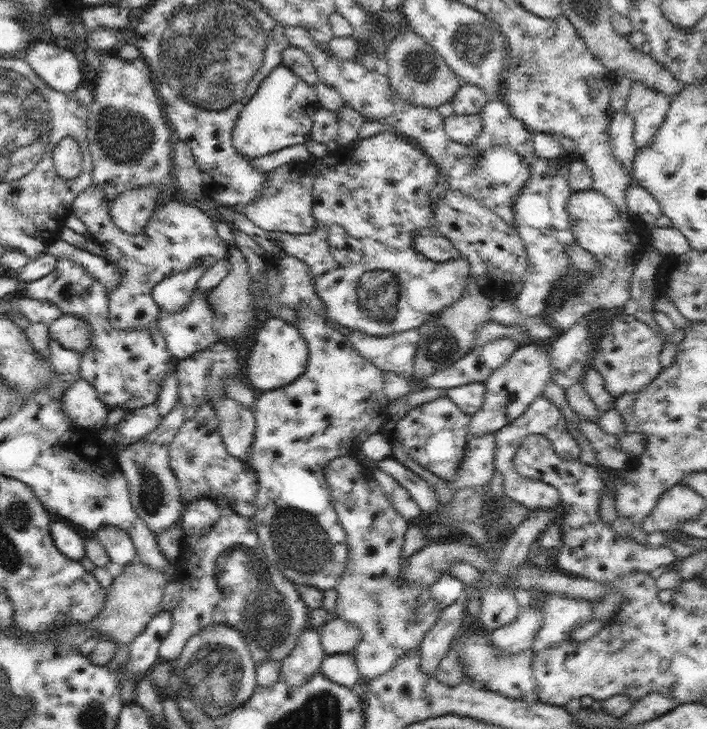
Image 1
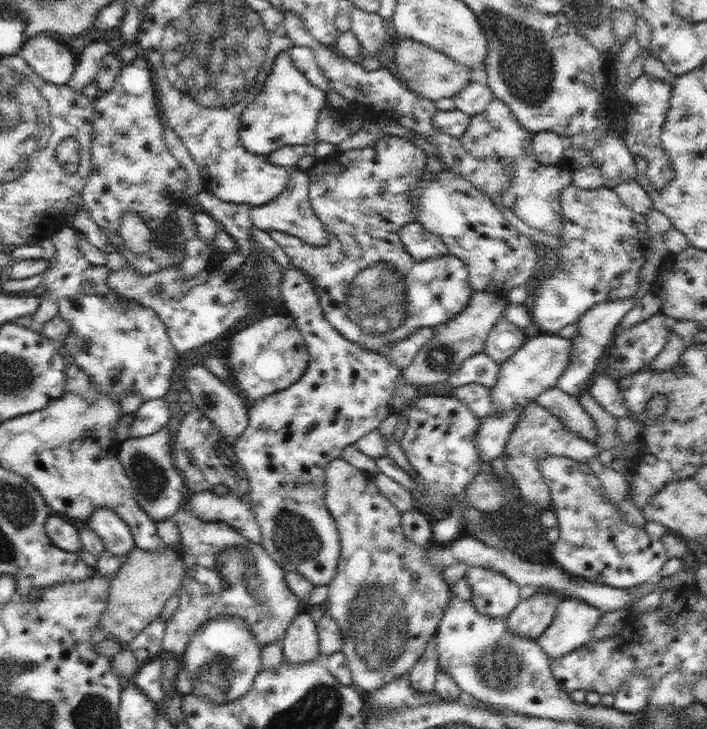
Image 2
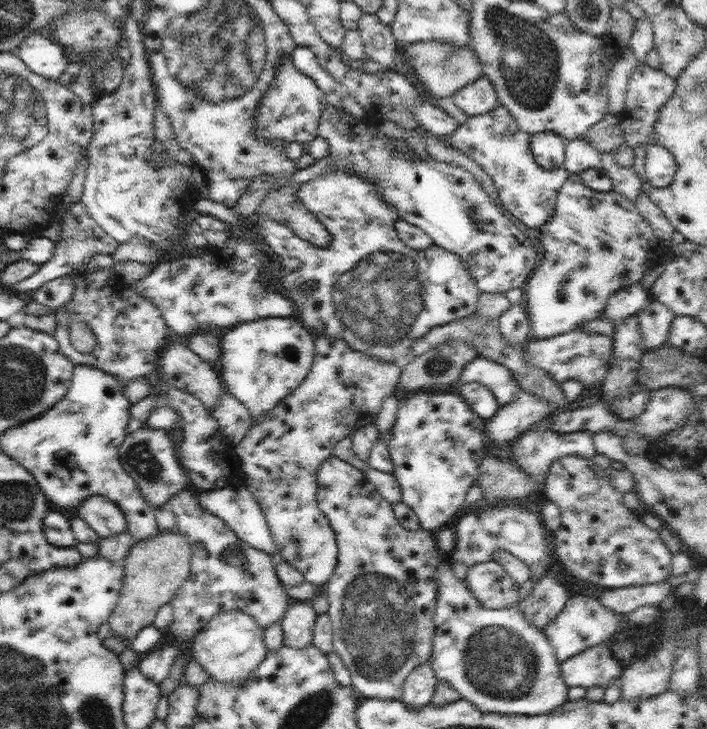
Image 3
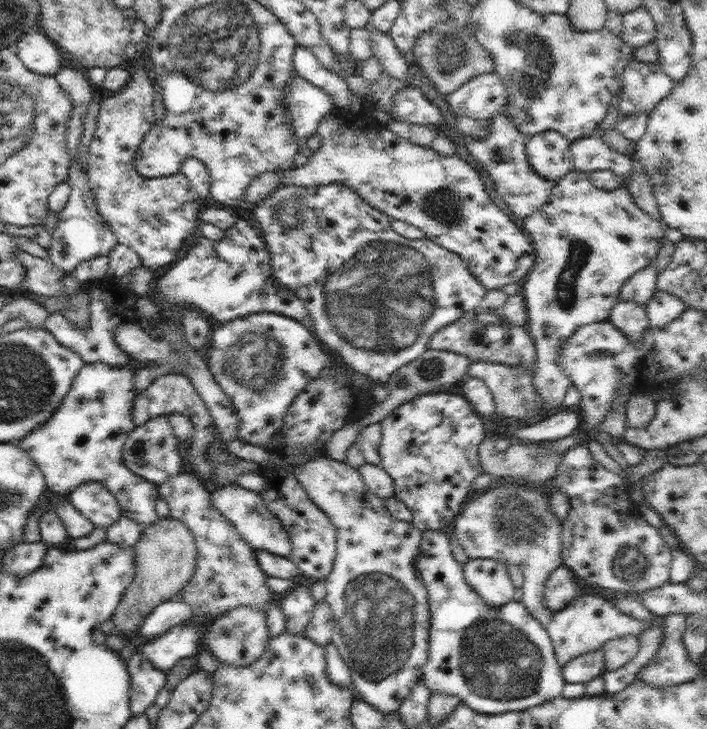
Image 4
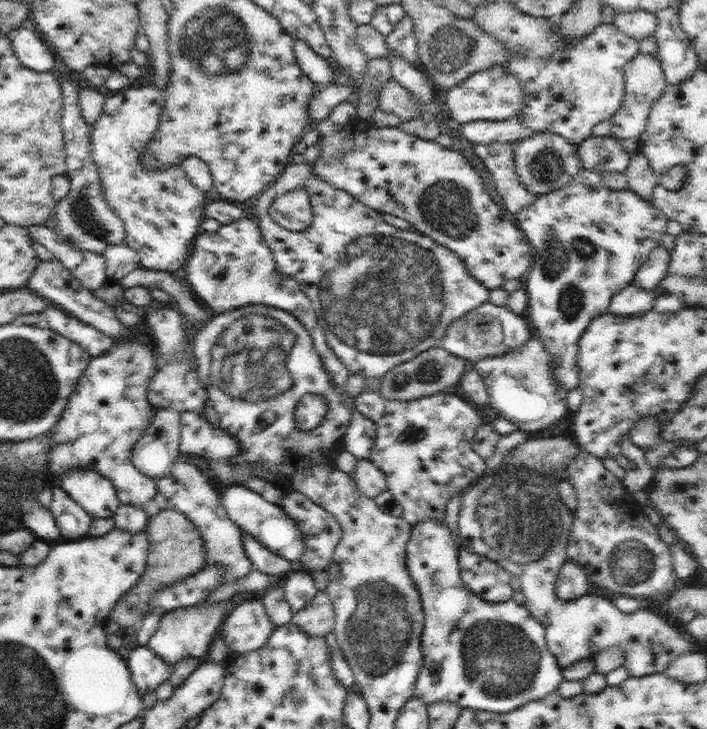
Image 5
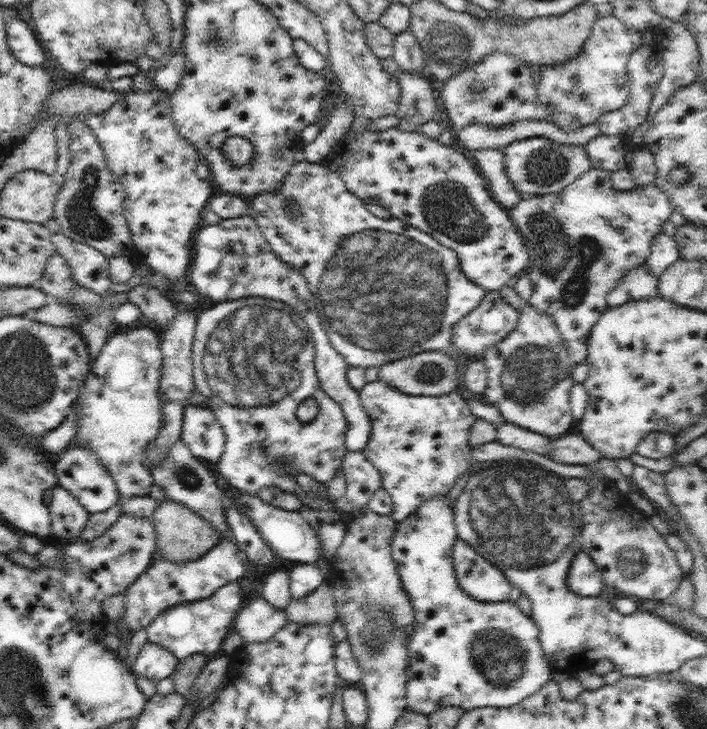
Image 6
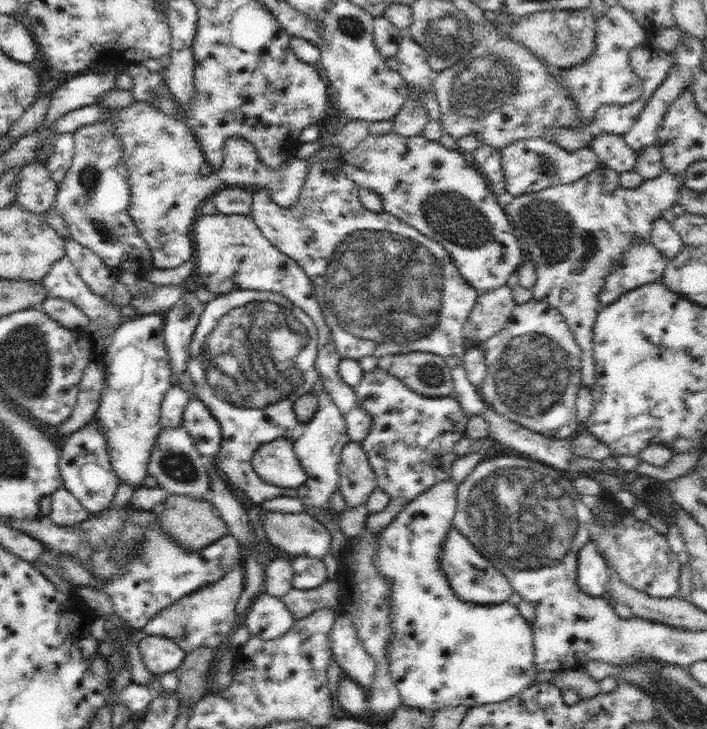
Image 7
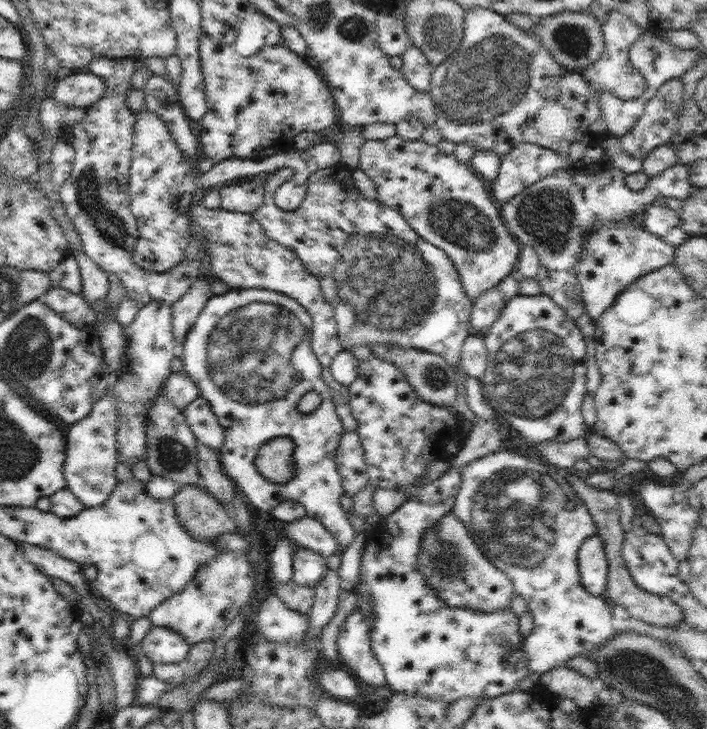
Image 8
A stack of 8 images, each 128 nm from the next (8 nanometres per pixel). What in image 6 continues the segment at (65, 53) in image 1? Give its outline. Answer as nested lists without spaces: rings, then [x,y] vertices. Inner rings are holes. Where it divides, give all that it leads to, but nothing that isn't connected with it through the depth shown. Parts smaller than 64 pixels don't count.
[[[8,13],[6,18],[6,44],[11,48],[12,54],[15,58],[23,64],[27,66],[42,66],[44,63],[44,51],[45,48],[39,43],[39,38],[37,34],[33,30],[30,24],[26,24],[26,22],[20,20],[13,13]]]

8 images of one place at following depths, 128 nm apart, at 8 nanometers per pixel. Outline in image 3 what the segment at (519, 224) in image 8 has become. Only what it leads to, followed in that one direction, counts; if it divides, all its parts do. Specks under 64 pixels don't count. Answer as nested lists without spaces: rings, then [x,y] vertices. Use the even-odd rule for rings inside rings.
[[[569,173],[565,183],[558,189],[555,213],[542,226],[538,226],[538,228],[542,233],[544,258],[538,263],[536,270],[528,278],[525,289],[528,294],[527,314],[529,315],[531,326],[531,338],[540,340],[549,339],[553,336],[574,330],[578,328],[578,324],[590,322],[590,320],[594,320],[595,318],[603,318],[603,310],[610,296],[617,290],[629,287],[642,280],[646,270],[654,265],[654,258],[652,256],[656,254],[656,246],[659,245],[659,240],[654,236],[652,227],[642,218],[641,212],[637,209],[635,203],[622,196],[619,192],[616,192],[613,188],[609,191],[597,191],[586,186],[580,173]],[[521,390],[513,401],[499,407],[497,413],[486,421],[485,432],[494,444],[508,446],[548,414],[552,413],[547,398]]]

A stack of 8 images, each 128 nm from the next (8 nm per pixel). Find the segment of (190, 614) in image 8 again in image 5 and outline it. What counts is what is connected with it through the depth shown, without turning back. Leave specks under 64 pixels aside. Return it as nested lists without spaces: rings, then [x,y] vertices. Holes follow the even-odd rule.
[[[228,600],[212,604],[204,602],[203,606],[179,607],[164,613],[159,629],[146,645],[152,648],[156,656],[162,657],[169,666],[175,665],[181,658],[186,657],[206,659],[212,641],[219,637],[219,628],[229,615],[226,613],[228,603]]]

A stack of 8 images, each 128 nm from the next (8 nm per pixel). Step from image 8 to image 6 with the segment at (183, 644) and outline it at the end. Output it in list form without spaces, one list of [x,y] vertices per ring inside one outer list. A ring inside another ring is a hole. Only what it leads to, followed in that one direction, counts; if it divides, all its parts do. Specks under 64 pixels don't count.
[[[143,642],[138,656],[133,662],[133,672],[142,678],[157,683],[173,674],[177,665],[175,654],[170,649],[153,642]]]

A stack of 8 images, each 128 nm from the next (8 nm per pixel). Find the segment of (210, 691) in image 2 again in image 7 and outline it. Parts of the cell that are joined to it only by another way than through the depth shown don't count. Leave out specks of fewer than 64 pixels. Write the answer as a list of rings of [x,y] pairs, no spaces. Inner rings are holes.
[[[258,593],[248,611],[244,625],[251,637],[280,638],[297,622],[285,601],[268,593]]]

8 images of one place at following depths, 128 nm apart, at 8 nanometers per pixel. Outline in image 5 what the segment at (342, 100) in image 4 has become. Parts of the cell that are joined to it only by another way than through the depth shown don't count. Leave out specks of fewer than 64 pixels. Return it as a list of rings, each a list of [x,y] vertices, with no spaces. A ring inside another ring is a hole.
[[[299,39],[294,40],[293,50],[300,69],[316,86],[335,84],[333,68],[329,60],[316,54],[306,42]]]

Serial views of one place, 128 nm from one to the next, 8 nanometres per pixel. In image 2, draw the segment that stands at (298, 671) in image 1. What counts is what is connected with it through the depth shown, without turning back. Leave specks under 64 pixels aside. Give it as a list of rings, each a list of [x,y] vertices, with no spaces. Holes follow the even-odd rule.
[[[300,612],[282,640],[283,655],[290,664],[321,658],[316,622],[311,614]]]

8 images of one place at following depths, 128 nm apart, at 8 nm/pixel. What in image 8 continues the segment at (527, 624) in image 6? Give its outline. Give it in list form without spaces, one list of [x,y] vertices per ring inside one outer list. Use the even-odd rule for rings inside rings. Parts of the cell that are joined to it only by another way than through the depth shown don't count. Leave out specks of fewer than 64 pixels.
[[[451,466],[447,472],[444,472],[440,478],[432,480],[420,486],[412,492],[406,502],[403,502],[396,510],[392,512],[384,520],[380,521],[376,526],[373,526],[369,531],[365,531],[367,536],[367,544],[365,553],[361,558],[360,576],[358,585],[356,585],[356,592],[361,595],[366,595],[373,604],[374,608],[374,625],[371,630],[370,640],[371,647],[378,659],[378,662],[382,665],[385,672],[385,679],[390,685],[390,688],[394,691],[403,691],[407,696],[424,696],[428,699],[442,698],[447,704],[452,704],[457,700],[460,700],[464,696],[472,696],[472,698],[480,698],[480,696],[486,696],[486,698],[494,698],[494,696],[500,696],[506,692],[512,692],[517,689],[518,682],[530,673],[528,668],[527,656],[524,650],[525,638],[522,637],[519,627],[519,618],[514,616],[514,612],[510,608],[502,612],[494,612],[492,614],[482,614],[480,612],[474,612],[474,610],[468,610],[468,608],[448,608],[447,604],[443,602],[443,598],[439,595],[436,589],[433,589],[424,578],[424,575],[417,569],[418,564],[418,553],[420,553],[420,541],[424,537],[424,533],[430,528],[434,527],[435,524],[454,509],[454,502],[458,491],[461,488],[461,475],[460,471],[456,470]]]

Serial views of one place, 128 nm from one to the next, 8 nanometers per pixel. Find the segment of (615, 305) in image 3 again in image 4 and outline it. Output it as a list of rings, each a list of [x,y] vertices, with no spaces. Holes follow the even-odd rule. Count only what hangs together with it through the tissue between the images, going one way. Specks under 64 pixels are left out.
[[[652,260],[646,268],[642,268],[642,270],[639,270],[635,275],[627,279],[619,293],[619,300],[631,300],[646,307],[648,301],[657,292],[657,274],[656,262]]]

